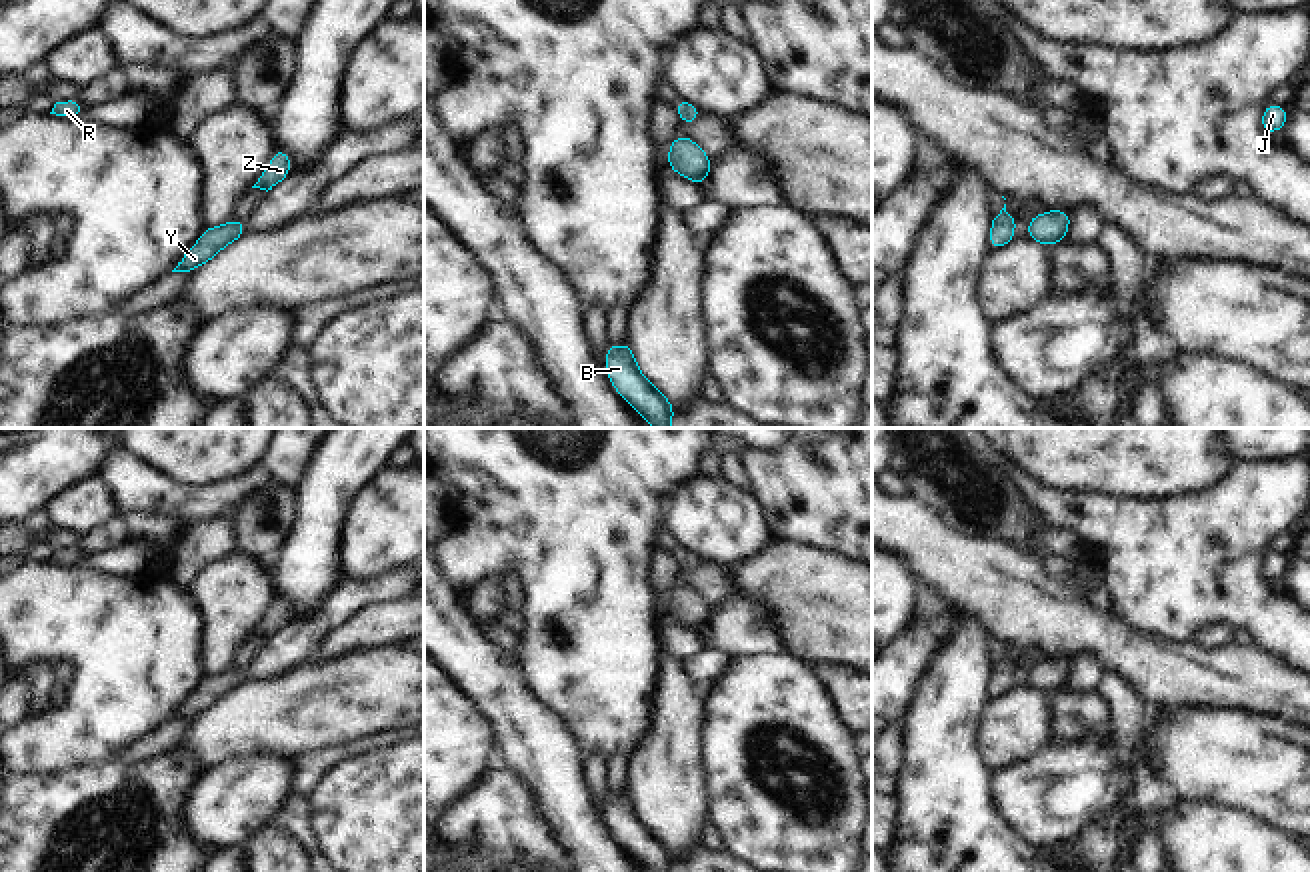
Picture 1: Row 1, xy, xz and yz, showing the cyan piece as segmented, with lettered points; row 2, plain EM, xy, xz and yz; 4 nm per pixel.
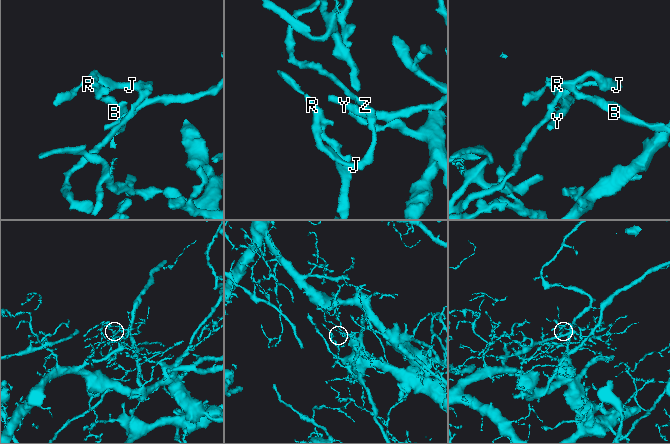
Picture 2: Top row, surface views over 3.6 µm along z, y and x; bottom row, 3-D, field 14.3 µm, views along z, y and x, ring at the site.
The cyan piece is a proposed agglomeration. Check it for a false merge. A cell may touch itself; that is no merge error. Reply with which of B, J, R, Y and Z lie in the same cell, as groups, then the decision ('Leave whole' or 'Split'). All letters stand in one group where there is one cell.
Groups: B J R Z / Y. Split

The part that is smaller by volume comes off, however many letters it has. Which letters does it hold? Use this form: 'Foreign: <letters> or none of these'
Foreign: Y

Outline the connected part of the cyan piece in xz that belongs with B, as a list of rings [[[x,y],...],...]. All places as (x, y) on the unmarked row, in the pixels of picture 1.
[[[606,790],[606,822],[618,840],[648,872],[672,872],[674,852],[640,820],[630,790]]]

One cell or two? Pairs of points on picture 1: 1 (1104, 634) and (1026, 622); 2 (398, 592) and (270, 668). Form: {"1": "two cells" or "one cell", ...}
{"1": "one cell", "2": "one cell"}

